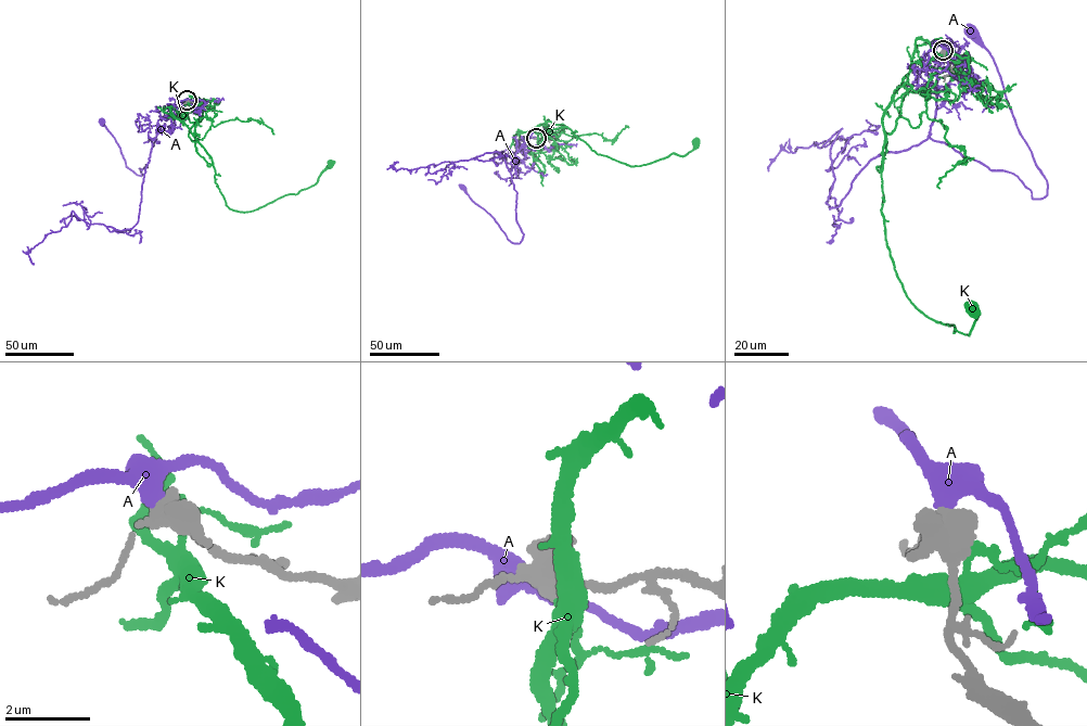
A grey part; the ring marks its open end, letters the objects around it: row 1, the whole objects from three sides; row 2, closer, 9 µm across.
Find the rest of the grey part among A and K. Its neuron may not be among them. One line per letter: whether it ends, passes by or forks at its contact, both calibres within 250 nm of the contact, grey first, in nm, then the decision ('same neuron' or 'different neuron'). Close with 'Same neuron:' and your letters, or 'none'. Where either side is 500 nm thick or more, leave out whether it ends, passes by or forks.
A: it passes by; 400 nm thick on the grey side, 420 nm on the other; same neuron
K: it passes by; 400 nm thick on the grey side, 190 nm on the other; different neuron
Same neuron: A

